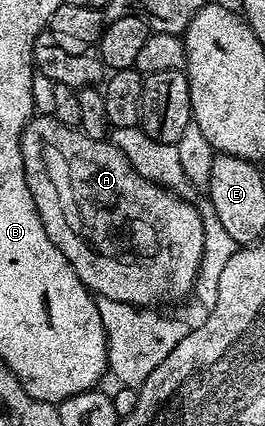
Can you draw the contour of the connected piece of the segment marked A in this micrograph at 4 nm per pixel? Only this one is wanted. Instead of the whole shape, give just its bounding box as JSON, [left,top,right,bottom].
[20,114,204,308]

